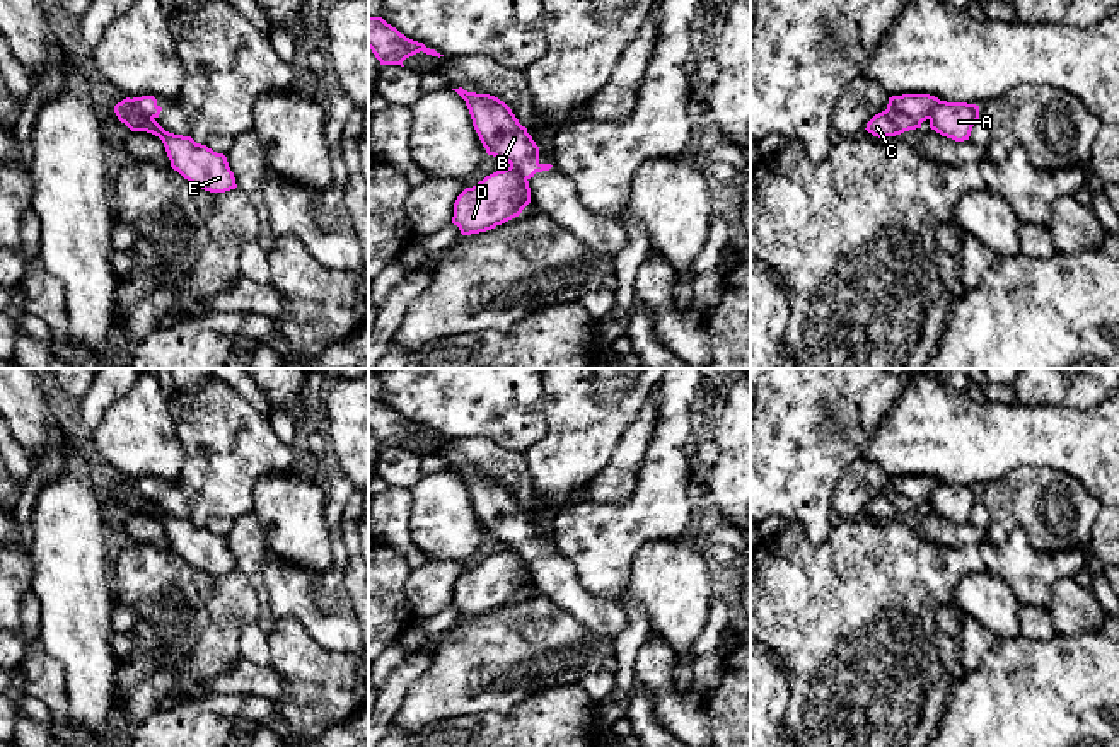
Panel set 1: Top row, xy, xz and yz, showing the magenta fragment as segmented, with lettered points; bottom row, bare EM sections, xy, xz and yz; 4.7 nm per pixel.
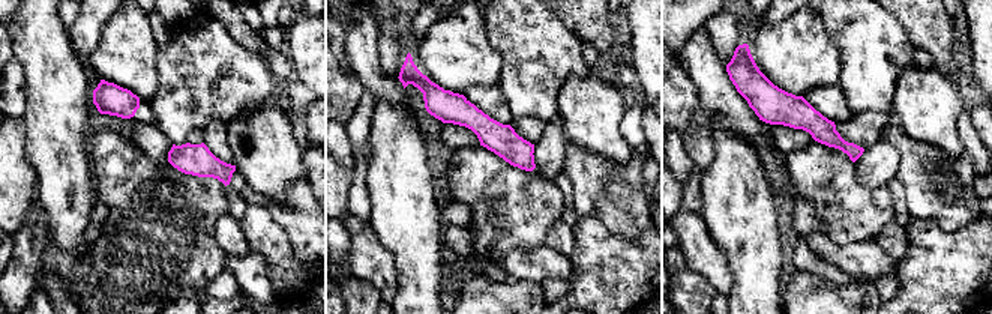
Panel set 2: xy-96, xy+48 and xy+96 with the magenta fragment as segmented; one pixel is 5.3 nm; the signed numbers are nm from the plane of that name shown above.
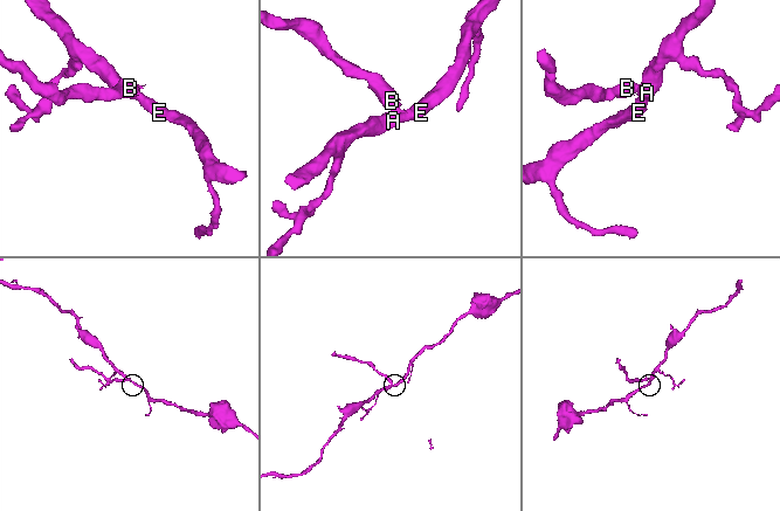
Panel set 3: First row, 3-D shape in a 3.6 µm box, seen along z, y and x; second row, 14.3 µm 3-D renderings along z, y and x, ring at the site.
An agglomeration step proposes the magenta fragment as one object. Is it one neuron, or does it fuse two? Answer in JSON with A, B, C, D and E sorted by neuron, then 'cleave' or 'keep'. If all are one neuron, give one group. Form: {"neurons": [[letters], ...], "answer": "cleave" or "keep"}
{"neurons": [["A", "D", "E"], ["B", "C"]], "answer": "cleave"}

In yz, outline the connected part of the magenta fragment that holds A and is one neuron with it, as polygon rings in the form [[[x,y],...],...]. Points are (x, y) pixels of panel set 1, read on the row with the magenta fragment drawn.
[[[947,102],[933,109],[930,128],[955,142],[969,140],[974,123],[979,119],[979,106],[967,102]]]

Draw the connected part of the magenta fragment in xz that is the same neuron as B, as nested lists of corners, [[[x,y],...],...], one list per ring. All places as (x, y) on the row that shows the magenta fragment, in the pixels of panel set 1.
[[[462,87],[452,90],[466,101],[473,126],[488,155],[507,160],[527,179],[553,167],[539,162],[539,147],[503,101]]]

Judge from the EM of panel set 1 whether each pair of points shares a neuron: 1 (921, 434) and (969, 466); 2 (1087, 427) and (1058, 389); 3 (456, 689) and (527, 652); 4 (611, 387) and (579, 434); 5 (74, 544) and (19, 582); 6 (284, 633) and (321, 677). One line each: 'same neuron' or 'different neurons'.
1: same neuron
2: different neurons
3: same neuron
4: same neuron
5: different neurons
6: same neuron

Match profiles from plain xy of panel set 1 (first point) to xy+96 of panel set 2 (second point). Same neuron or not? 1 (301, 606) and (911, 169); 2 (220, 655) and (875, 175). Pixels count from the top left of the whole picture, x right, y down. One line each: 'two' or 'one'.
1: one
2: two

